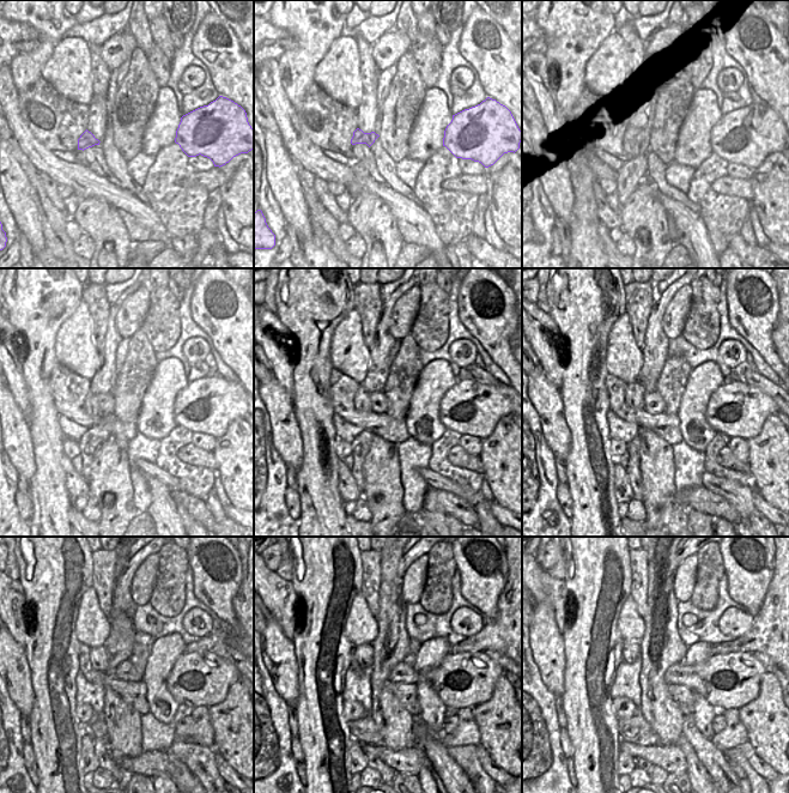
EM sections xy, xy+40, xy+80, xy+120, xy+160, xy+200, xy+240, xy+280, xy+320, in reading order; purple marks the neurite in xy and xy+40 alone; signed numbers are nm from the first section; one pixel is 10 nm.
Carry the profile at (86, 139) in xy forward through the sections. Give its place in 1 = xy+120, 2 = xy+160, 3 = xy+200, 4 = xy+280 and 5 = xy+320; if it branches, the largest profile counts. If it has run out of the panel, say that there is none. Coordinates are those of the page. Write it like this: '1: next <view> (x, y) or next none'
1: next xy+120 (105, 401)
2: next xy+160 (380, 404)
3: next xy+200 (653, 403)
4: next xy+280 (467, 679)
5: next xy+320 (732, 680)

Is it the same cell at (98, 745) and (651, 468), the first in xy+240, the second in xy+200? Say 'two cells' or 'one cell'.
two cells

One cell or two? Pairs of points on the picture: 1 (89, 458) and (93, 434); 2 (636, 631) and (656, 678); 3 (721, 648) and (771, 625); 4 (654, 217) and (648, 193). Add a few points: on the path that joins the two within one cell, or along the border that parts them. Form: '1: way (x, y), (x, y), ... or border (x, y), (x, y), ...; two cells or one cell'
1: way (89, 452), (93, 440); one cell
2: border (644, 618), (644, 634), (639, 640); two cells
3: way (733, 646), (740, 642), (751, 642), (759, 637); one cell
4: way (648, 211), (648, 199); one cell

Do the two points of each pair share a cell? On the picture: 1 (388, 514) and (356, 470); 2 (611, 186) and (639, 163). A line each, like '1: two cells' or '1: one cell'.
1: two cells
2: two cells

